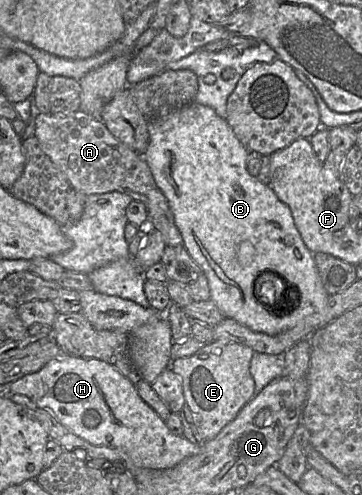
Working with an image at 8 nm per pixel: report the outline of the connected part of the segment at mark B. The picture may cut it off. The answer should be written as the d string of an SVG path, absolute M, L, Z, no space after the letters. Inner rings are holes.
M192 102L183 107L173 109L163 113L162 115L150 119L149 126L149 143L148 147L143 154L144 159L147 161L155 182L160 190L163 192L168 200L169 207L174 216L174 222L183 238L183 246L188 251L193 260L201 267L203 273L208 279L210 289L210 300L212 300L225 318L231 318L243 324L250 329L265 333L268 335L277 335L294 328L300 321L308 316L316 314L323 310L328 303L329 294L327 293L322 280L320 278L318 269L315 264L314 254L306 247L301 235L295 225L294 218L290 208L280 201L272 188L263 184L256 177L253 177L247 169L247 160L250 155L248 149L240 142L235 135L233 129L228 124L226 119L221 118L213 108ZM265 272L277 273L280 277L286 279L287 294L293 296L294 301L290 305L284 306L289 302L289 296L279 304L271 304L268 306L264 304L256 294L256 283L261 274Z

